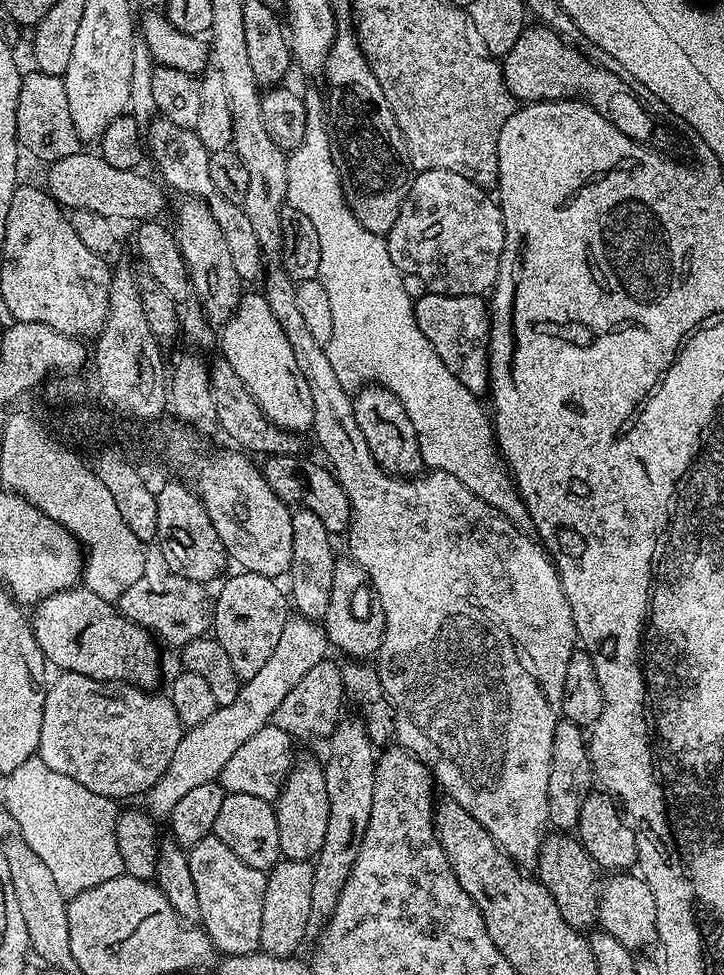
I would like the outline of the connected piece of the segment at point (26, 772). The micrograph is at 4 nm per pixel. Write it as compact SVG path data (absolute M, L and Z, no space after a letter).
M39 755L22 762L18 770L7 773L3 780L2 807L10 810L26 846L46 864L65 897L74 897L82 890L124 875L116 837L117 801L86 790L82 782L58 774L58 770L50 770Z

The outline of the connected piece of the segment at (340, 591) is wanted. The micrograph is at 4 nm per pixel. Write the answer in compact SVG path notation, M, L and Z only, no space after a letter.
M351 558L337 559L333 566L333 582L330 585L329 606L322 619L322 627L328 634L329 645L333 649L341 648L348 655L348 658L375 657L380 650L380 643L384 640L384 616L378 611L376 597L371 584L368 583L368 576Z

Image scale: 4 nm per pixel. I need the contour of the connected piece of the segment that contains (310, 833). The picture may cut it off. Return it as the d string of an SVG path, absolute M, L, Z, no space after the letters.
M297 759L284 779L284 788L274 801L278 818L280 855L286 860L311 861L326 842L326 821L330 819L330 802L326 798L326 778L321 761Z

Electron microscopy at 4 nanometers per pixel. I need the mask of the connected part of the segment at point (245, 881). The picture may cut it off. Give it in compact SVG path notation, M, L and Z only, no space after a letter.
M214 835L202 838L193 848L187 849L190 862L190 874L194 877L194 887L198 890L199 923L212 940L213 949L224 956L237 956L261 951L261 927L263 894L266 893L267 875L262 870L254 870L254 866L246 866L226 842Z

